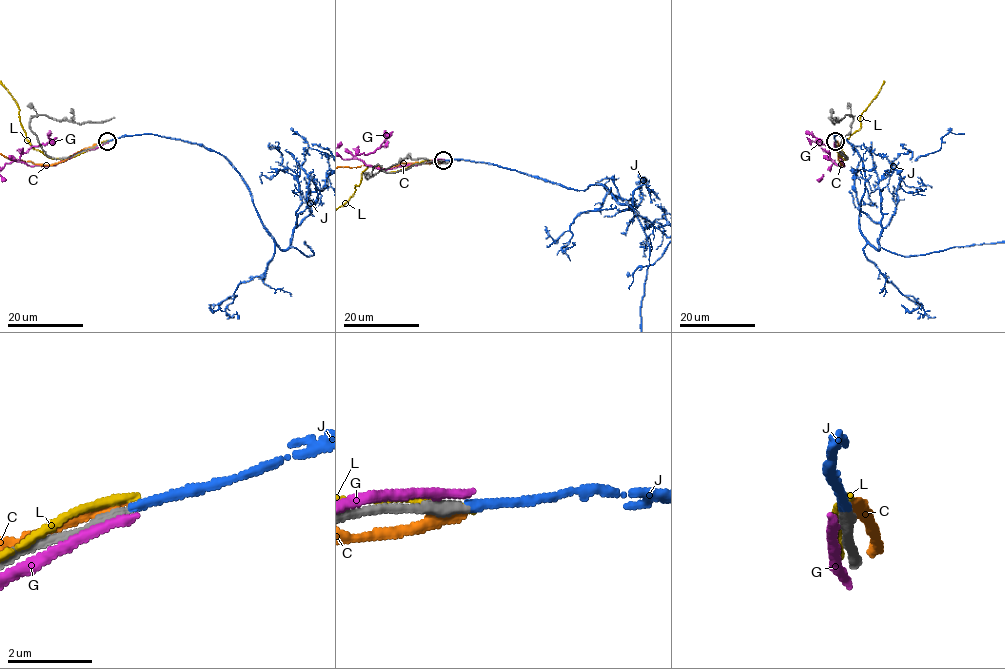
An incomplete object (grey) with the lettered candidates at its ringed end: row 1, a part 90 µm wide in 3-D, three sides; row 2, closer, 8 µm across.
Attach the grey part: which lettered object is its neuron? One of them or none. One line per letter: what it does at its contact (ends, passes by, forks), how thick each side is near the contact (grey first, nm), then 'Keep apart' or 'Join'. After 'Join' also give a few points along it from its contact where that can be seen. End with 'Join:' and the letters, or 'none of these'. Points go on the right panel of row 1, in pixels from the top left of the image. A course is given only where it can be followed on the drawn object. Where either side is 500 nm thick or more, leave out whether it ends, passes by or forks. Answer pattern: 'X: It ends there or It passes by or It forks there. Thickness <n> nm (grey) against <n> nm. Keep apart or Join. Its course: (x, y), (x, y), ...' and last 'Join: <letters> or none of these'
C: It ends there. Thickness 260 nm (grey) against 280 nm. Keep apart
G: It ends there. Thickness 280 nm (grey) against 300 nm. Keep apart
J: It ends there. Thickness 240 nm (grey) against 200 nm. Join
L: It ends there. Thickness 260 nm (grey) against 240 nm. Keep apart
Join: J

